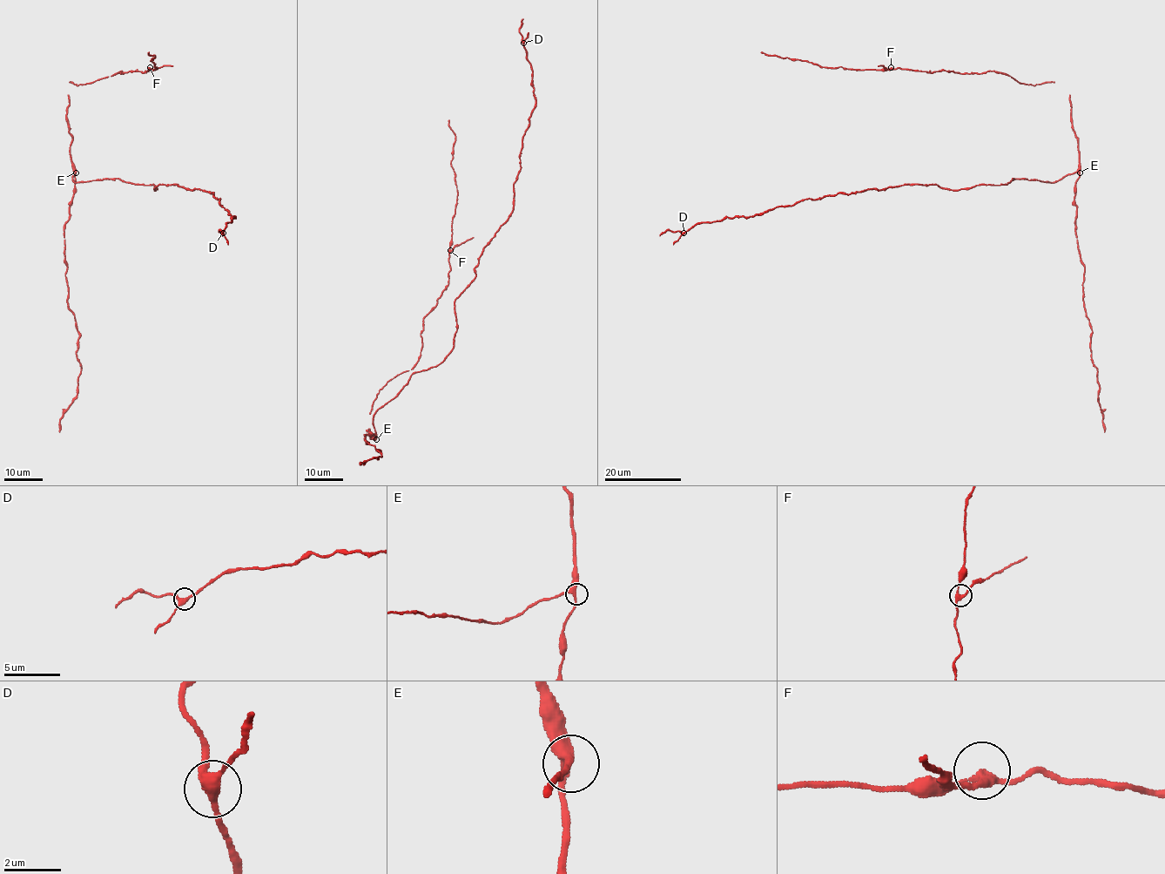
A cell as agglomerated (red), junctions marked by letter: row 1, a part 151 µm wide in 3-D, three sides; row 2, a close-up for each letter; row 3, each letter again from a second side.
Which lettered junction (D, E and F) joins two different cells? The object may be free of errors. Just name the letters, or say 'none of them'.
none of them

